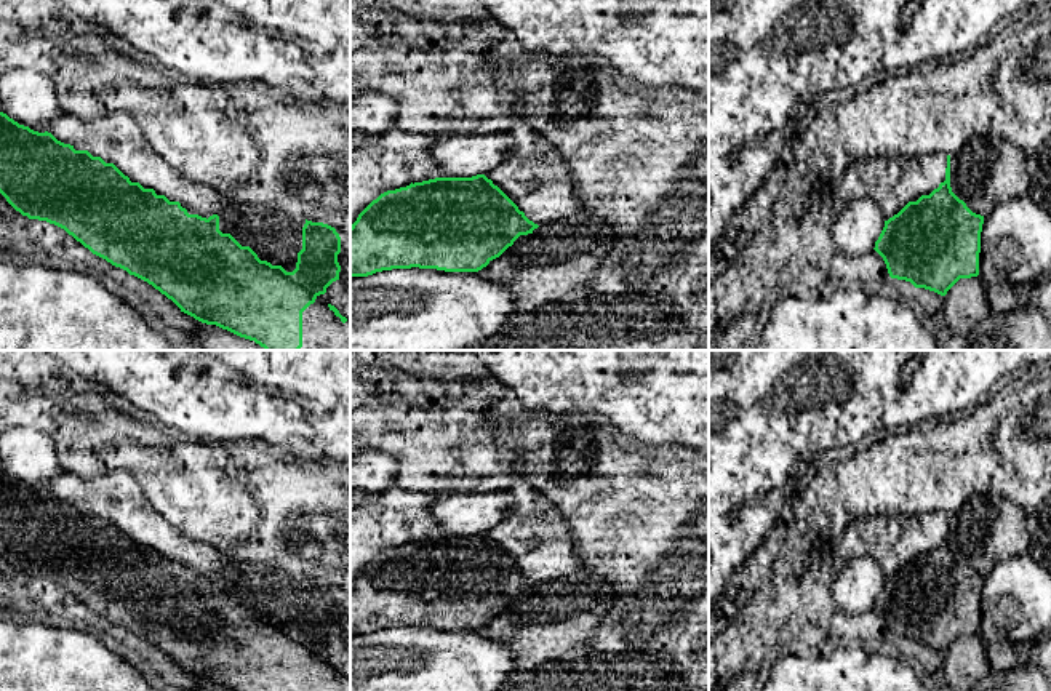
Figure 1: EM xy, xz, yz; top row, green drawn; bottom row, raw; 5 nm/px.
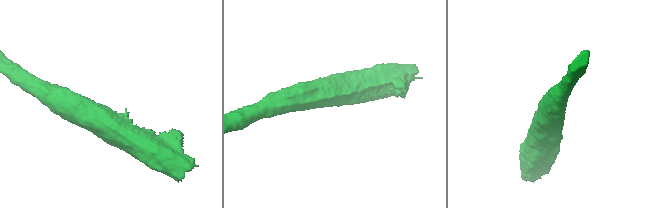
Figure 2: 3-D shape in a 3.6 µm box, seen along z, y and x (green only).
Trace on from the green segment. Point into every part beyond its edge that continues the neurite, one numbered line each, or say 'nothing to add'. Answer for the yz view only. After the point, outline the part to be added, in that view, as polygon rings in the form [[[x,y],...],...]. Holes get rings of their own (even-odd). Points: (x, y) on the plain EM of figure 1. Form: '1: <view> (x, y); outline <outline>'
nothing to add

